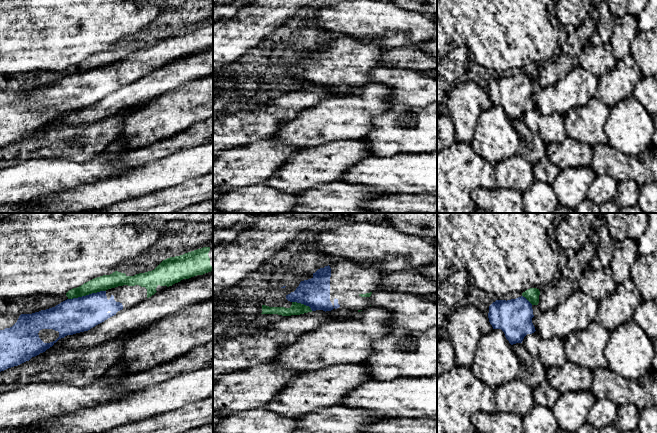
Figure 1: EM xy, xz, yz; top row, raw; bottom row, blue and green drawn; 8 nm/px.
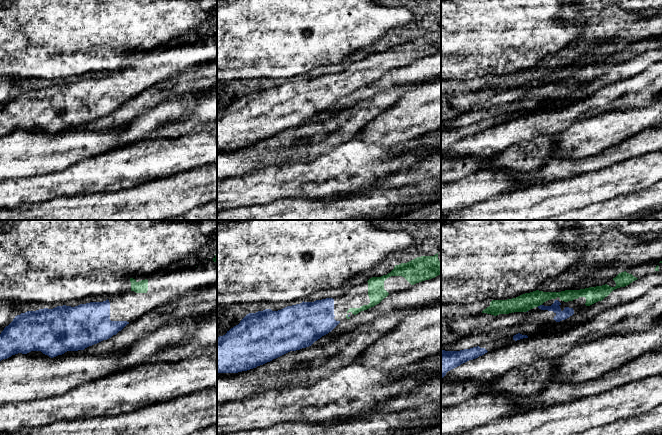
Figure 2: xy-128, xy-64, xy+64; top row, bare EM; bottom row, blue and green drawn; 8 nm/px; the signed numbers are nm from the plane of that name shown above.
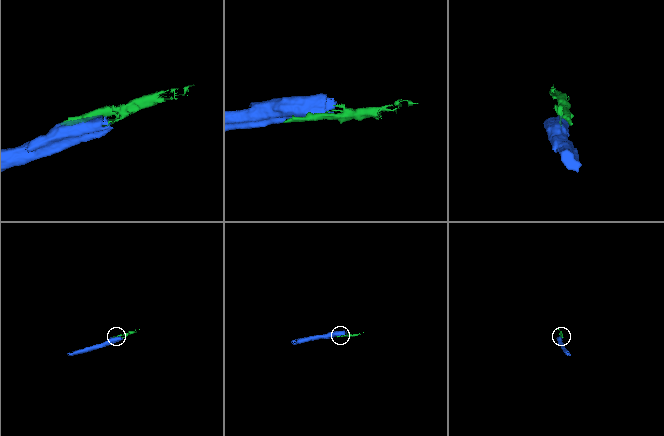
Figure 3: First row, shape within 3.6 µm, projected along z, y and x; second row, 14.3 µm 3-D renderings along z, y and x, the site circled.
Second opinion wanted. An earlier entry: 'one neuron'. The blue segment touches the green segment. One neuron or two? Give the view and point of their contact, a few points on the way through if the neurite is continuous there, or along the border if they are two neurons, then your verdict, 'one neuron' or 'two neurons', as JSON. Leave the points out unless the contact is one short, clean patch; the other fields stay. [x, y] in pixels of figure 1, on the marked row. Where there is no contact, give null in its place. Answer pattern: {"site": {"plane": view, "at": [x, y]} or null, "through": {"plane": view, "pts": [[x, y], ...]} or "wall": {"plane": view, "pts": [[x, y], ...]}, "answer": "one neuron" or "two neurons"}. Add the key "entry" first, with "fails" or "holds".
{"entry": "holds", "site": {"plane": "xy", "at": [86, 295]}, "through": {"plane": "xy", "pts": [[76, 315], [86, 305], [86, 295], [105, 282]]}, "answer": "one neuron"}

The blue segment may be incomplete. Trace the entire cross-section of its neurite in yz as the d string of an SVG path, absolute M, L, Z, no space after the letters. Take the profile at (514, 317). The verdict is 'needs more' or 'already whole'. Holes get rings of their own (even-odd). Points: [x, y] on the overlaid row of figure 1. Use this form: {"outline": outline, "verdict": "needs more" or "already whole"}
{"outline": "M530 288L521 297L496 300L489 306L488 318L493 329L501 329L511 345L522 343L527 334L534 333L533 305L539 303L540 291Z", "verdict": "needs more"}

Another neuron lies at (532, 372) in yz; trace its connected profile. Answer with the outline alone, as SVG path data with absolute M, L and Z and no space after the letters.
M523 343L513 344L512 348L521 363L521 369L516 379L525 382L535 389L546 379L546 368L538 359L531 356Z

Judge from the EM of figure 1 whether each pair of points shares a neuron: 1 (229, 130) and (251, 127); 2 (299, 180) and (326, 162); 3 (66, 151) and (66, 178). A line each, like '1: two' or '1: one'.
1: one
2: one
3: two

